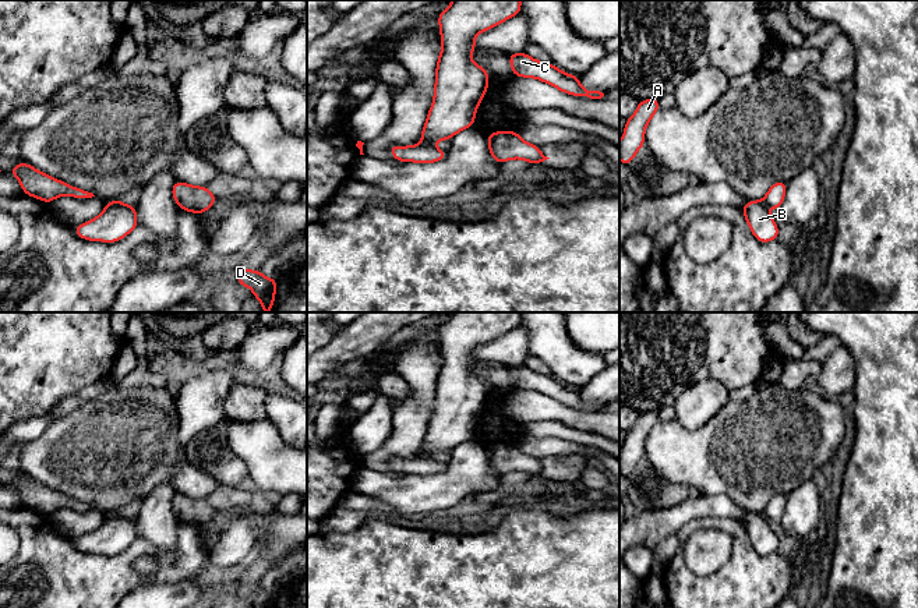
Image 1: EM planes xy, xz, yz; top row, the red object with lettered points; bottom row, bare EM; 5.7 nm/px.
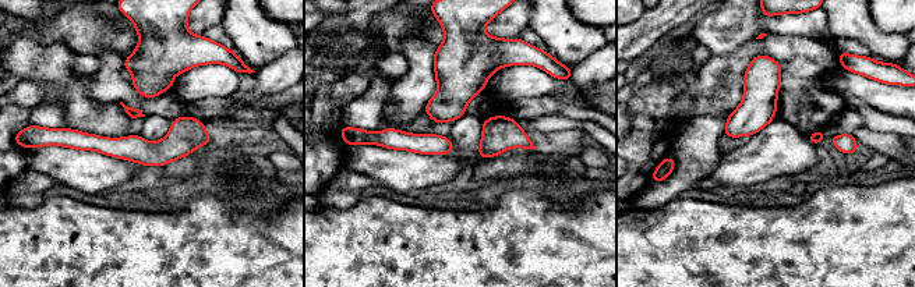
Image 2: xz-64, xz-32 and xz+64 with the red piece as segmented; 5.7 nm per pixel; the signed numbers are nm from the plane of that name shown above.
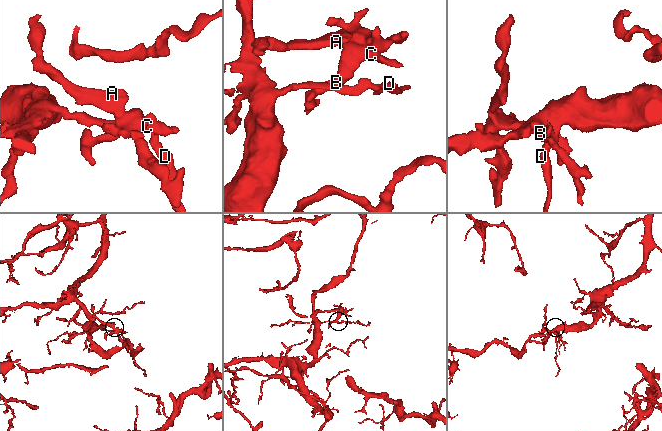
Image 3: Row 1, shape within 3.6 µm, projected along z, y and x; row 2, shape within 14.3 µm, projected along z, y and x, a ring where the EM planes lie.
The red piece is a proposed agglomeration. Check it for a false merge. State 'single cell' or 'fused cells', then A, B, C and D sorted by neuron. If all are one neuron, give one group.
fused cells; A B C / D

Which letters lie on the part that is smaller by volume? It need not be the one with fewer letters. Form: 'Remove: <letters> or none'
Remove: A, B, C

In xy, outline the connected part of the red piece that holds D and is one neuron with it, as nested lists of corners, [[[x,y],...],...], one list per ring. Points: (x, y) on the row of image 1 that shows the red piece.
[[[240,269],[237,283],[253,290],[254,297],[259,300],[264,312],[272,310],[276,294],[276,278],[265,278],[261,271]]]

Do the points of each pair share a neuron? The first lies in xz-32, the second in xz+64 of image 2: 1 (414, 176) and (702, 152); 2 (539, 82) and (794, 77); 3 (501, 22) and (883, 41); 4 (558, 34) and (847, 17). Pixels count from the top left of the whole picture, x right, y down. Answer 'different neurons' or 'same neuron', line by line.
1: different neurons
2: different neurons
3: different neurons
4: same neuron

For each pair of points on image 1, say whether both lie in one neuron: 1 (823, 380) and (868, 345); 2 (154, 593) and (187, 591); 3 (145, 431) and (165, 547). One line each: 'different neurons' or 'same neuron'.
1: different neurons
2: same neuron
3: different neurons

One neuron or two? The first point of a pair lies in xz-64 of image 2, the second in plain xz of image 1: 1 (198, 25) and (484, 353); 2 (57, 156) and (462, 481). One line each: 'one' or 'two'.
1: one
2: one

